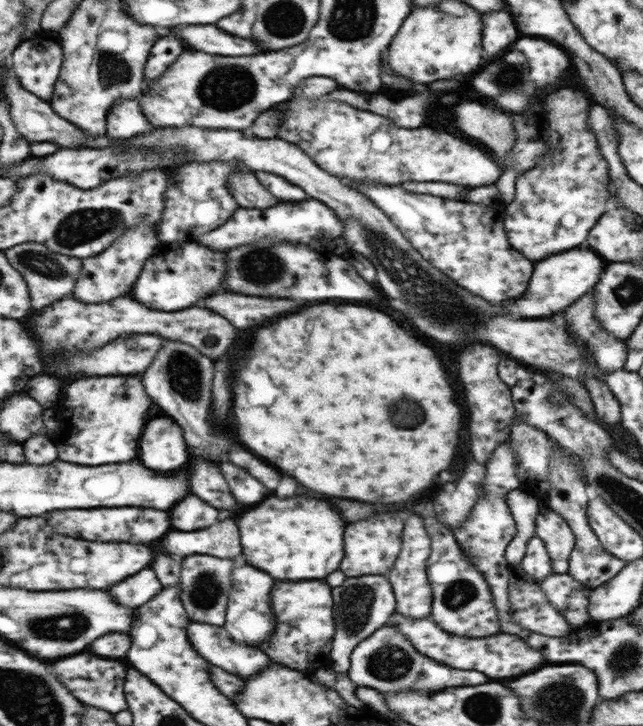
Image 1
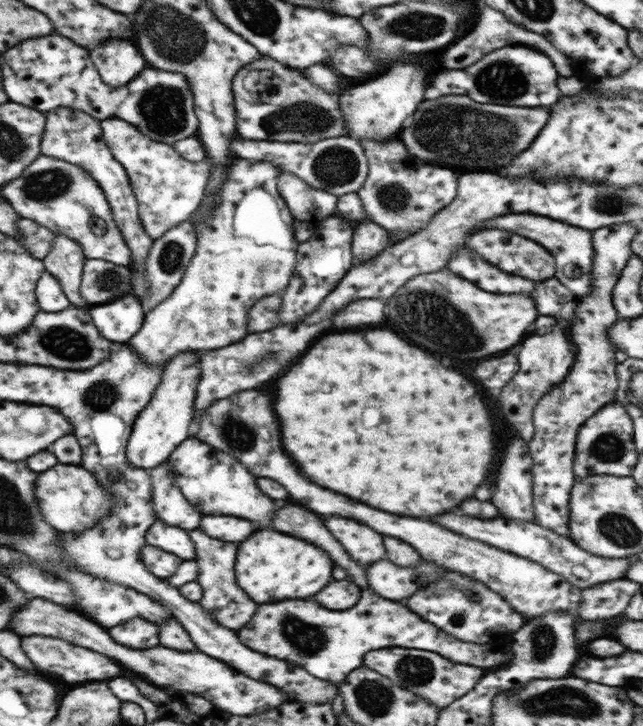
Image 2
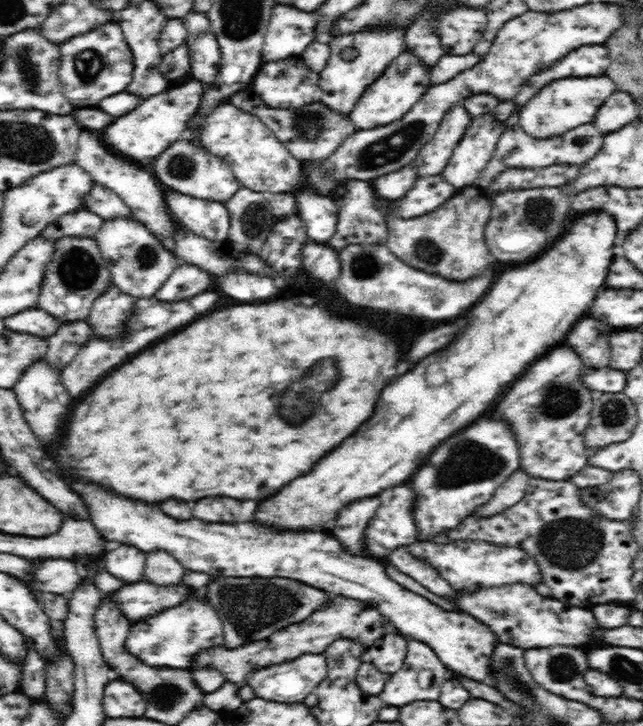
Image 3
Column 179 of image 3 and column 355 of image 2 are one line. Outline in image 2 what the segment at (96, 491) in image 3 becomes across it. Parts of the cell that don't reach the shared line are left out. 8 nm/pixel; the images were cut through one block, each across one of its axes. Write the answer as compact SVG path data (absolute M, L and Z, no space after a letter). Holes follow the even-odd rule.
M330 516L326 520L326 526L342 542L346 552L356 562L366 566L366 564L372 564L386 556L382 536L378 532L374 532L372 528L368 528L356 520L340 518L340 516Z

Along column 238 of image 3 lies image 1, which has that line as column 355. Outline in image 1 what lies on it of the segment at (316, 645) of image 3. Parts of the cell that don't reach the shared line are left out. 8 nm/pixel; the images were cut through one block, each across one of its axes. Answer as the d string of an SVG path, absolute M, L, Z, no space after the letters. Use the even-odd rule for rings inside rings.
M385 625L354 647L351 654L350 680L358 686L368 686L386 694L404 690L442 690L448 686L474 686L488 682L482 672L462 672L438 666L436 662L418 654L414 645L396 628Z

